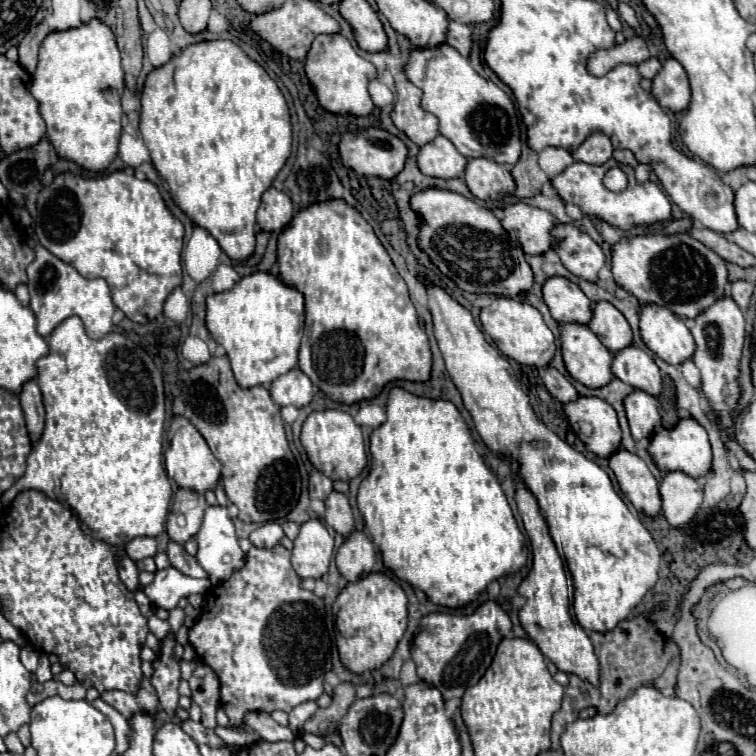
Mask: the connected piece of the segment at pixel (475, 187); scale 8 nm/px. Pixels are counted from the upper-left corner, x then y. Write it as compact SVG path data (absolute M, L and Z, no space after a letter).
M472 158L464 170L464 182L480 200L498 200L514 192L510 170L488 158Z

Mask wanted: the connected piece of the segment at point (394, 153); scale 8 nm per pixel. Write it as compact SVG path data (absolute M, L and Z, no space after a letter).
M364 128L356 132L346 132L340 140L338 150L340 150L342 164L346 168L354 170L360 176L378 176L384 180L392 180L404 168L404 160L406 160L404 142L380 128Z

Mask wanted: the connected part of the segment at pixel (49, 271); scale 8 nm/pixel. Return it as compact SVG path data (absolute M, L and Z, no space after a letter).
M38 248L36 260L28 266L28 290L30 290L30 308L32 312L36 312L36 330L40 332L40 336L48 338L52 330L70 316L78 316L84 322L86 334L94 340L100 340L108 332L112 332L112 314L116 308L112 304L106 280L102 278L88 280L80 276L70 264L58 260L46 248Z

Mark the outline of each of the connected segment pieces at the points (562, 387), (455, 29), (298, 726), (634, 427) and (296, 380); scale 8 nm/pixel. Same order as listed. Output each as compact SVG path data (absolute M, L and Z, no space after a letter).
M544 366L538 370L540 378L544 380L546 390L560 402L572 402L578 398L578 392L574 390L574 386L552 366Z
M450 20L448 22L448 34L446 34L446 42L450 46L454 46L462 56L468 58L468 52L470 52L470 46L472 46L472 40L470 40L472 32L466 24L460 24L460 22L454 22Z
M304 702L304 704L298 704L292 712L290 712L290 730L294 734L302 734L302 724L318 710L316 702Z
M634 390L624 398L624 410L626 410L634 440L650 438L654 426L660 422L658 400L648 392Z
M294 368L272 382L270 394L278 406L304 408L312 402L312 384L300 368Z

